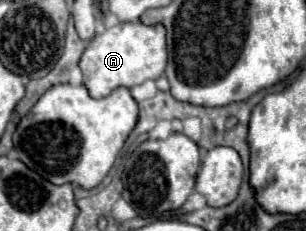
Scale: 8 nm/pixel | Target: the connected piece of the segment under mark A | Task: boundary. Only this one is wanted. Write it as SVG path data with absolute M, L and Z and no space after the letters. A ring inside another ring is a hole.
M140 22L116 24L90 40L82 58L80 70L84 74L84 86L92 98L102 98L114 88L132 88L144 84L146 80L156 80L166 68L166 30L162 24L144 26Z

